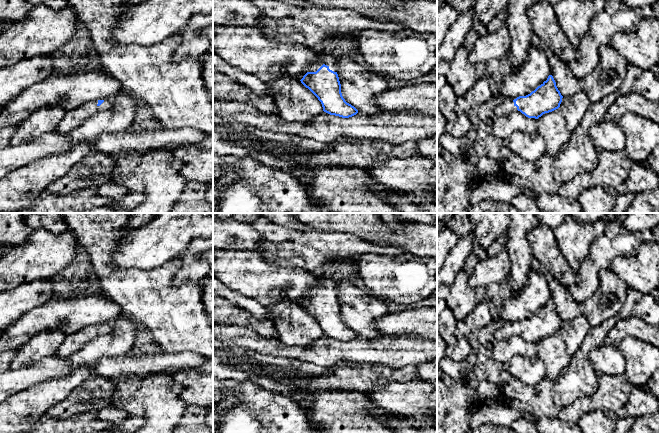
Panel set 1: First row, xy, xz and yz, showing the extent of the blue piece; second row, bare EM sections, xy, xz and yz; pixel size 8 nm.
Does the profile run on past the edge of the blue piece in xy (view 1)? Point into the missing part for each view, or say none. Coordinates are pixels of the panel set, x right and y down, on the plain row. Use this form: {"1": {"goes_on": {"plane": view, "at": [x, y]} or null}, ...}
{"1": {"goes_on": {"plane": "xy", "at": [72, 343]}}}

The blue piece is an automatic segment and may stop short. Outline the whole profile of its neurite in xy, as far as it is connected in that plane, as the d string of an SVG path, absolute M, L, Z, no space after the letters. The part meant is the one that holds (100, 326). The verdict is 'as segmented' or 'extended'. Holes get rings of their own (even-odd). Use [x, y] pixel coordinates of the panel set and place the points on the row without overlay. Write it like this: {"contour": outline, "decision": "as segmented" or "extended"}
{"contour": "M112 322L85 327L72 335L66 335L54 356L67 359L83 348L92 336L105 335L112 330Z", "decision": "extended"}

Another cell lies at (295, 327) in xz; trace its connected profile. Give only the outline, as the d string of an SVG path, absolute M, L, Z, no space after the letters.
M282 300L268 307L278 339L288 346L303 346L323 336L318 322L300 304Z

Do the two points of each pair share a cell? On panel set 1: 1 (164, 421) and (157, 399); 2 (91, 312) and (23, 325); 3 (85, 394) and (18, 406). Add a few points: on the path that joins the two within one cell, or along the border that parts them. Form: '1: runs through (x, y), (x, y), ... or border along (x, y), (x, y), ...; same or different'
1: runs through (162, 416), (161, 404); same
2: runs through (74, 314), (52, 315), (40, 319); same
3: border along (82, 382), (62, 400), (51, 405), (45, 411); different

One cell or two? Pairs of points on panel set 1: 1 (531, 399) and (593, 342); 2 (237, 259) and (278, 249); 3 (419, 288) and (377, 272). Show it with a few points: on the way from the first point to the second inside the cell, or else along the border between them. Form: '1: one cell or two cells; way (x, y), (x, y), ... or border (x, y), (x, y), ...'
1: one cell; way (549, 397), (580, 366), (580, 360)
2: two cells; border (257, 250), (267, 260), (280, 266)
3: one cell; way (409, 281), (391, 281), (387, 278)

